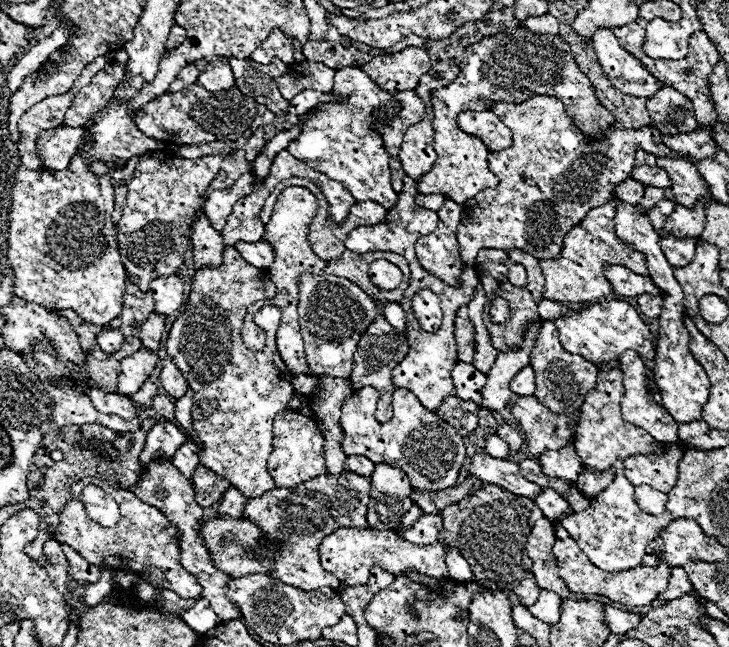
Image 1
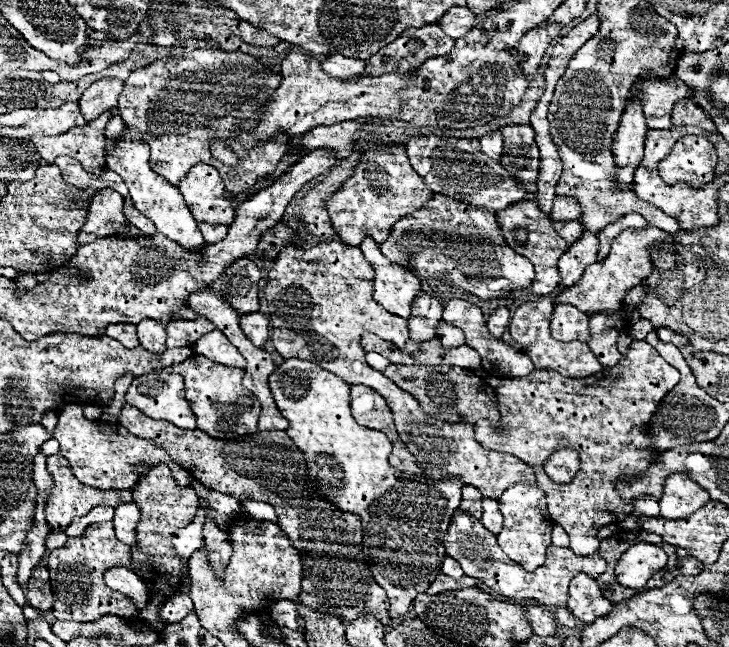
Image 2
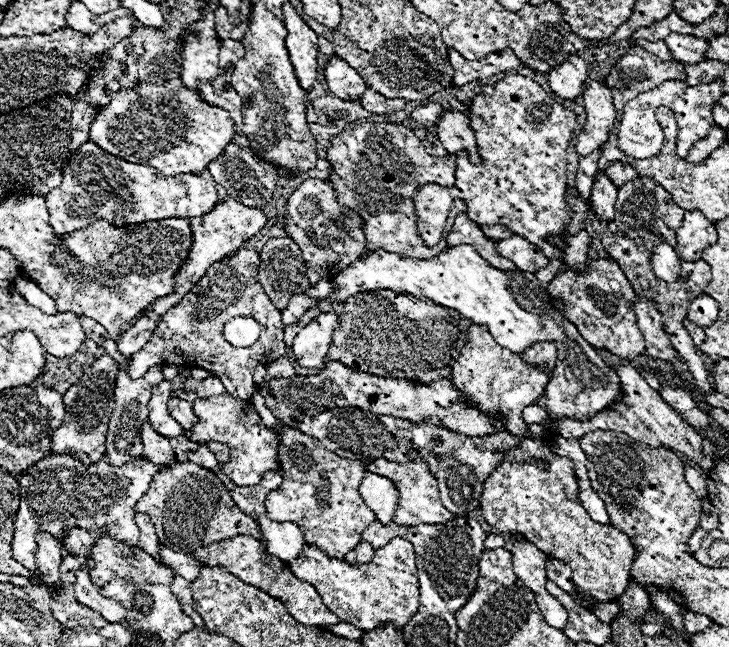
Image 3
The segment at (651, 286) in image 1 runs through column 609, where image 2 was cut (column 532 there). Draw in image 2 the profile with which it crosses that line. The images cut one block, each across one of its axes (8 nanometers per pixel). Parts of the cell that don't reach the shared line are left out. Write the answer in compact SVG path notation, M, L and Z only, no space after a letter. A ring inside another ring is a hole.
M434 194L432 202L410 216L400 218L380 244L382 254L398 266L404 266L418 280L440 280L446 286L462 288L482 300L502 298L514 288L526 288L534 280L530 260L514 252L502 236L496 212L488 208L470 208L446 196Z

